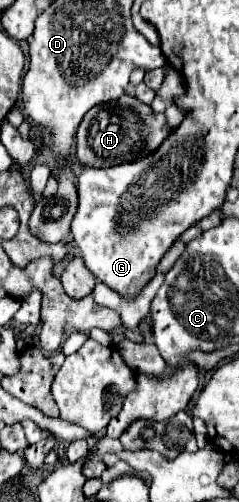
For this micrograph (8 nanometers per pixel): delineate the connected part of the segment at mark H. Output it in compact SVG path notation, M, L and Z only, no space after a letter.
M125 94L115 102L93 106L85 114L77 130L77 160L83 166L95 168L133 162L155 152L169 132L171 128L165 122L165 114L157 114L151 106L139 102L135 96Z

